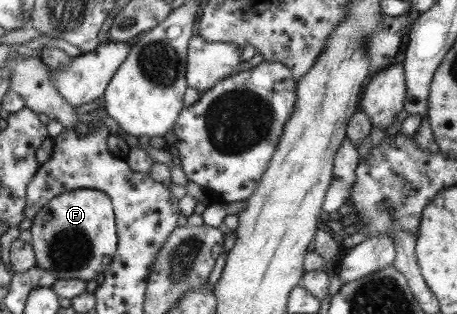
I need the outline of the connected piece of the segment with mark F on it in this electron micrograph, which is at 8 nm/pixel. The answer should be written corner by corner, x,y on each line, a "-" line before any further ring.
76,189
63,191
52,197
40,210
34,219
26,226
30,230
31,247
35,256
35,266
47,270
56,279
89,281
98,277
108,269
116,248
116,231
113,208
104,192
92,189

